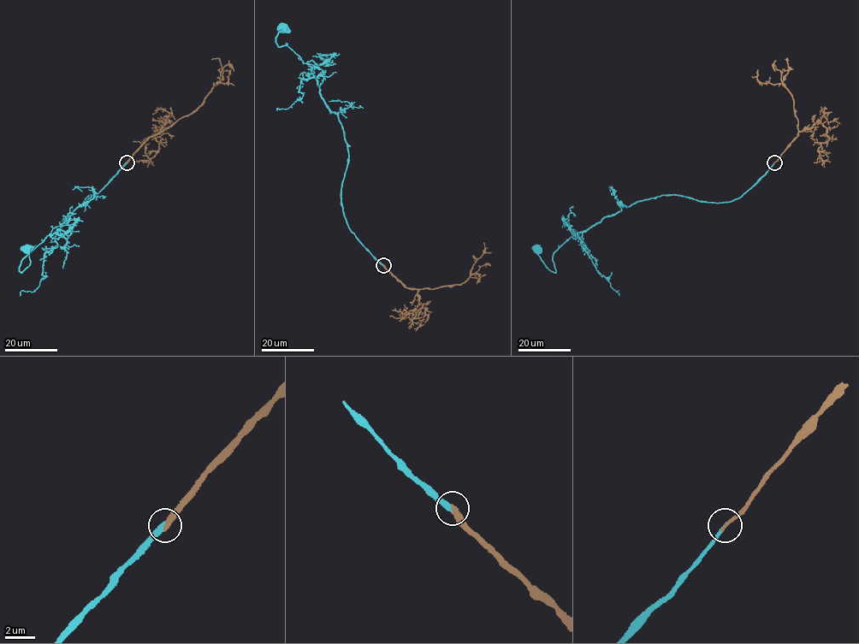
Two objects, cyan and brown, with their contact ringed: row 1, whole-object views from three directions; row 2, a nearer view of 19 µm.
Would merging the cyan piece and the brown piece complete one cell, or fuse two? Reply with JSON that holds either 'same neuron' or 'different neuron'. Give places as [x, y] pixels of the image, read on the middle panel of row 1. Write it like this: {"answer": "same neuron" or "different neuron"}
{"answer": "same neuron"}

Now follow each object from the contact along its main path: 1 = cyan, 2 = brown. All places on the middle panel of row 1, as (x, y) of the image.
1: (383, 265), (343, 209), (348, 151), (338, 115), (311, 68), (287, 43), (278, 45), (281, 28)
2: (383, 265), (405, 287), (434, 289), (463, 283), (470, 275), (474, 263), (487, 248)

